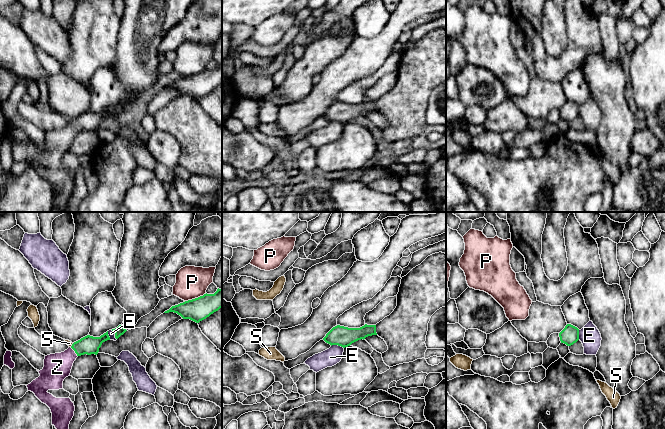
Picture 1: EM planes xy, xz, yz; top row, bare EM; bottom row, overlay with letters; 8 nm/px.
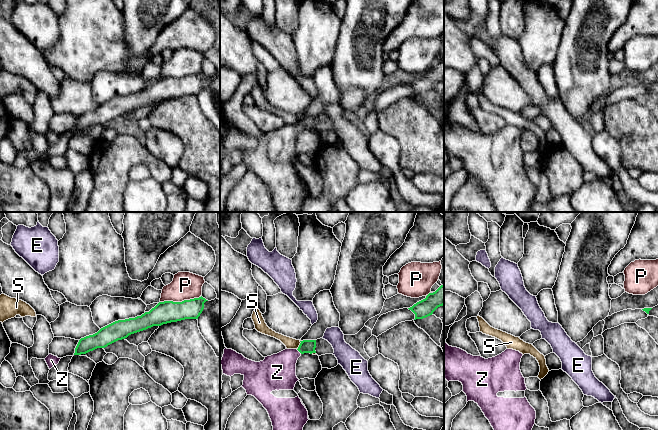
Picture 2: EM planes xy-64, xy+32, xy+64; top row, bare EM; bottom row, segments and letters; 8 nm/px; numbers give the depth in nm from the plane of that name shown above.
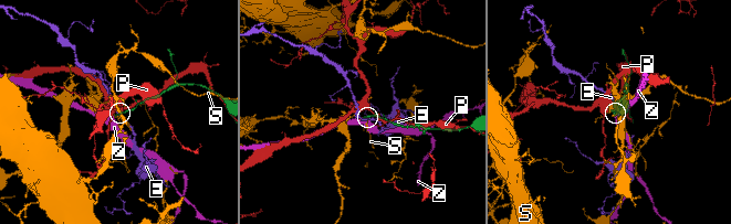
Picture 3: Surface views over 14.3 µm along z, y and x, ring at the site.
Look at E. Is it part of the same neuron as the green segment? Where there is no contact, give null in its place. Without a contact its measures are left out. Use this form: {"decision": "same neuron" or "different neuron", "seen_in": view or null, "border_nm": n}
{"decision": "different neuron", "seen_in": "xz", "border_nm": 110}

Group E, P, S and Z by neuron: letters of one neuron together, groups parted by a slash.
E / P / S / Z

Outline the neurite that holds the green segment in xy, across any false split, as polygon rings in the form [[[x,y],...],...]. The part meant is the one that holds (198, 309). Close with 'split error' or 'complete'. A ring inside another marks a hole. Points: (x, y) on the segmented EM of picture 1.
[[[218,288],[214,294],[206,293],[198,298],[172,306],[164,313],[174,312],[183,319],[190,319],[199,323],[220,308],[222,308],[222,289]]] | complete

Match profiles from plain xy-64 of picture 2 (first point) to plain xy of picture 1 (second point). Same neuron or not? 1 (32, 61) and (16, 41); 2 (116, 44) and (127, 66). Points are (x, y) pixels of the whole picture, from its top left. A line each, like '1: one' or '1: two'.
1: one
2: two

